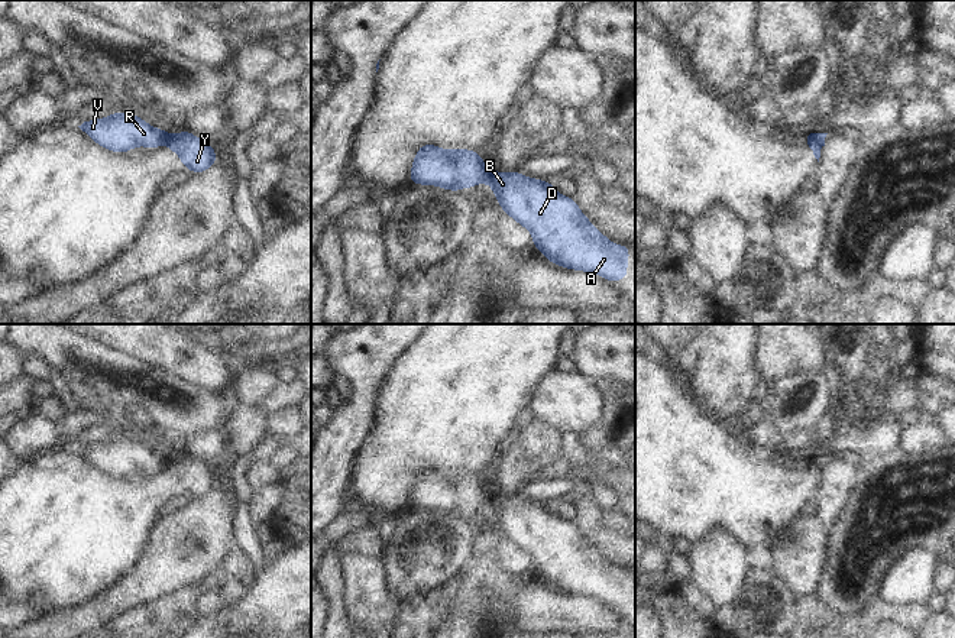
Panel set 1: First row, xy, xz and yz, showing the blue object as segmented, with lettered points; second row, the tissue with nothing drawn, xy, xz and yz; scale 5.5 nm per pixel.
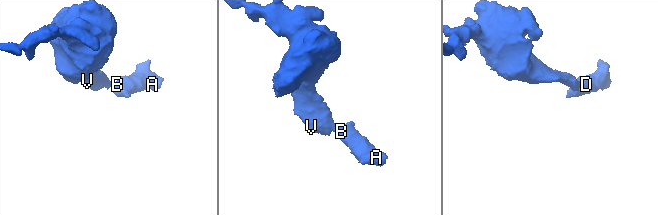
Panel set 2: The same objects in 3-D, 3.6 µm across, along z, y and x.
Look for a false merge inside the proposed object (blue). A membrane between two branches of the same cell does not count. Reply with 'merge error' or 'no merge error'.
merge error

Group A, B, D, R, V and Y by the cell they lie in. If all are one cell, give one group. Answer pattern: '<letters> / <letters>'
A B D Y / R V

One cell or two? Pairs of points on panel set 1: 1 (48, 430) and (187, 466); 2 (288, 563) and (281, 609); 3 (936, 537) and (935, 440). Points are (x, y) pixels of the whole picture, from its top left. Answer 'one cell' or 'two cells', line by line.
1: two cells
2: one cell
3: two cells

